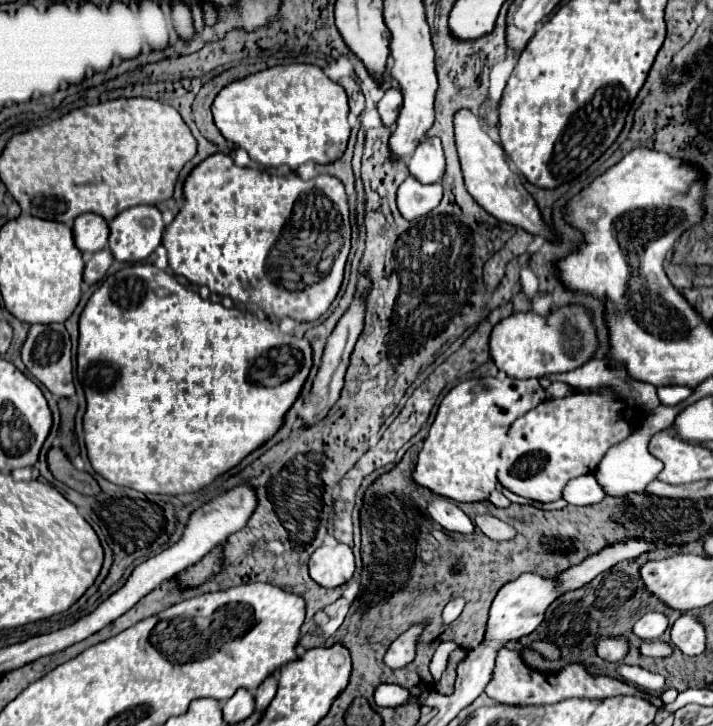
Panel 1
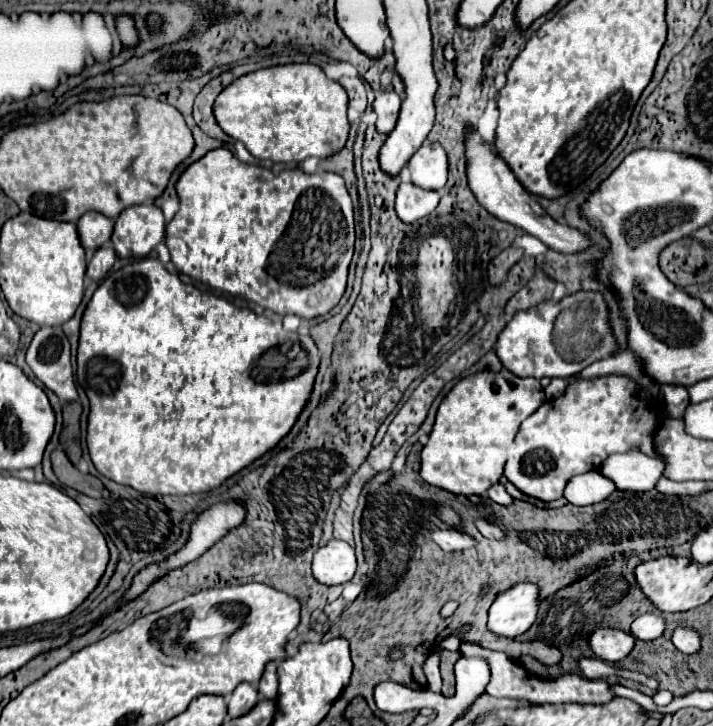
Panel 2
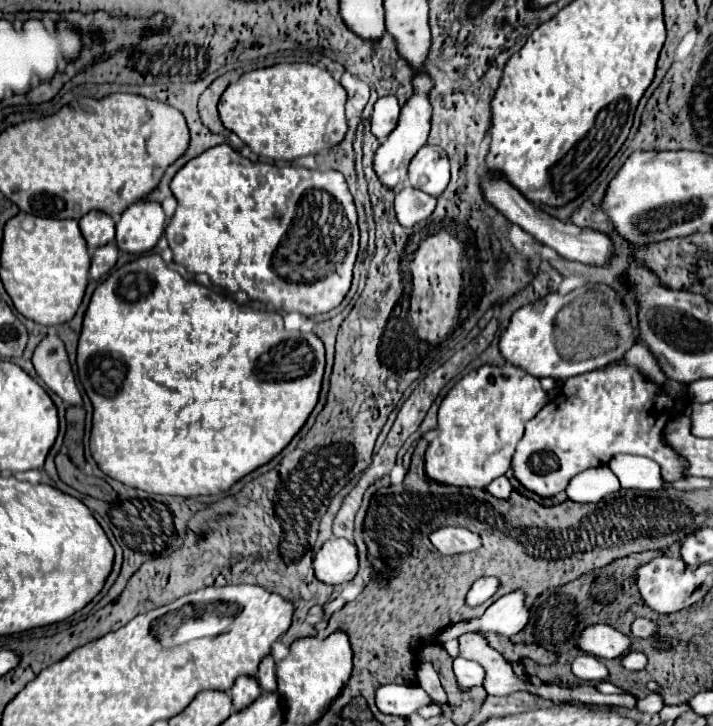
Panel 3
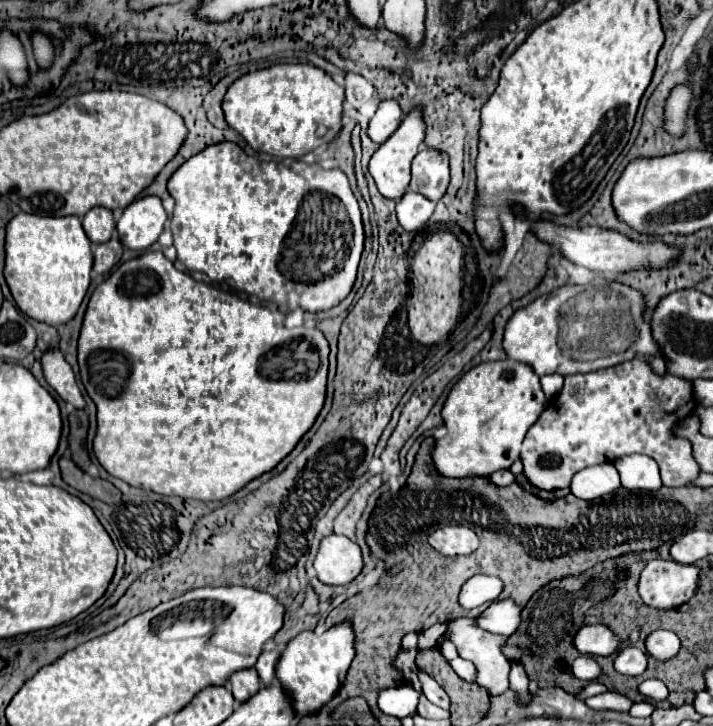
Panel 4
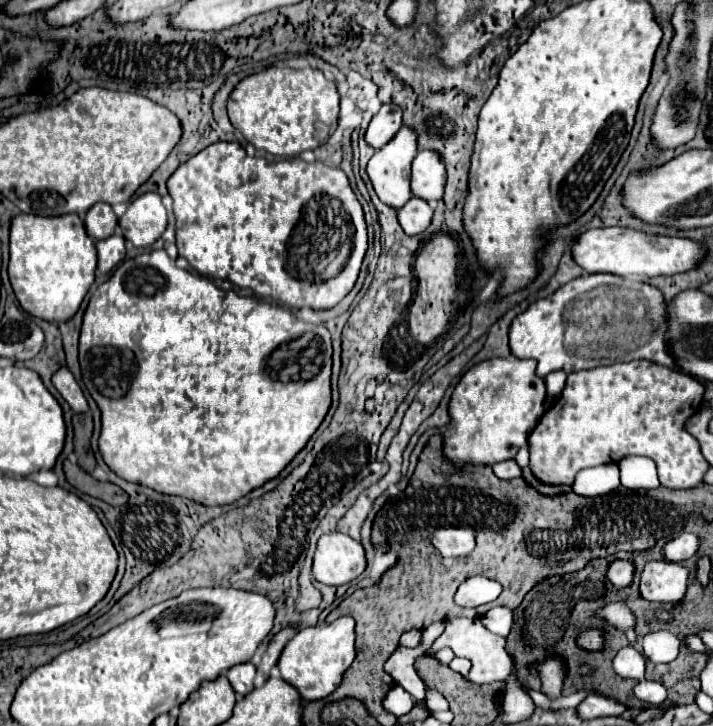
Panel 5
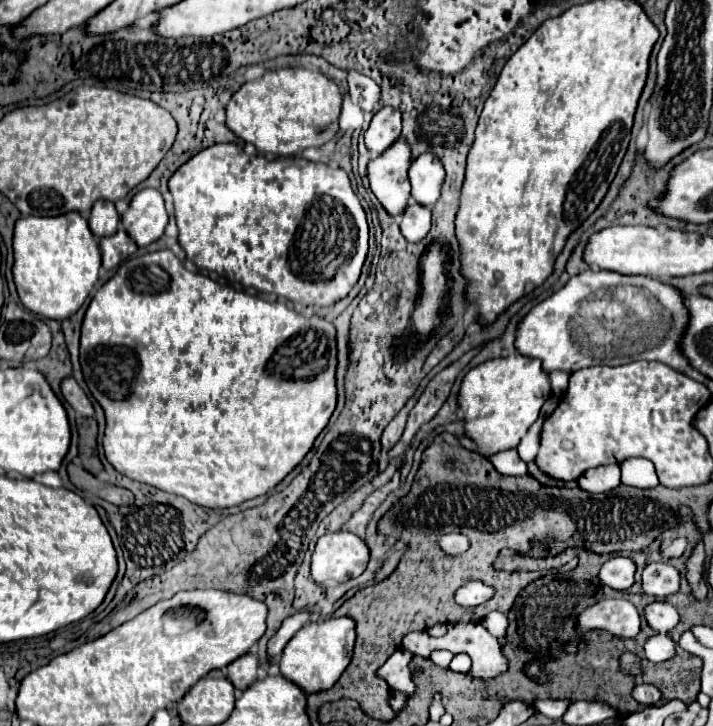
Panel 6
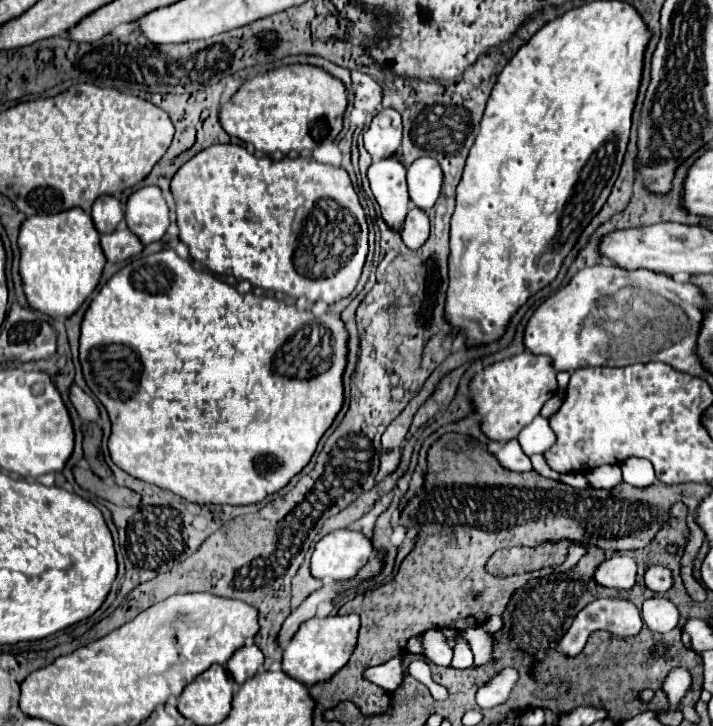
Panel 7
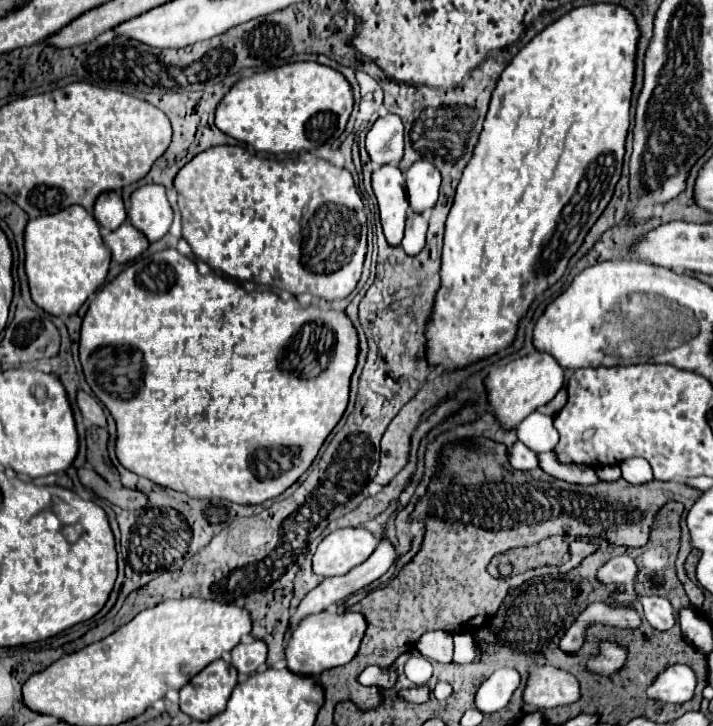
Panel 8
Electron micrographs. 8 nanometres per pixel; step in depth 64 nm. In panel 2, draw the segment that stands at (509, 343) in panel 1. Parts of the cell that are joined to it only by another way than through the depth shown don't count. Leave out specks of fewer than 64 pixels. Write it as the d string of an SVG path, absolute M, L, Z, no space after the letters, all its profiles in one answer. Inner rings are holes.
M564 298L560 302L544 300L538 306L532 306L528 310L520 310L514 314L514 318L506 324L506 328L498 336L496 354L504 368L514 372L516 376L532 376L532 378L572 378L578 372L582 372L586 366L604 360L612 356L618 348L600 348L600 352L592 352L588 360L564 360L564 354L560 354L560 348L556 348L556 332L552 324L556 324L556 316L560 314L560 308L564 308Z

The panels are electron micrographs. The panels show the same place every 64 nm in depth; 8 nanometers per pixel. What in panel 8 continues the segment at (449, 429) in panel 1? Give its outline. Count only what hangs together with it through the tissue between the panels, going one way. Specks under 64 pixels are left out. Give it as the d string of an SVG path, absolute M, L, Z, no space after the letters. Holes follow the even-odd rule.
M534 350L532 354L522 356L522 358L510 362L506 366L494 370L486 378L492 412L504 424L504 428L514 428L532 410L536 410L542 404L548 404L564 388L564 378L566 378L566 370L548 352Z

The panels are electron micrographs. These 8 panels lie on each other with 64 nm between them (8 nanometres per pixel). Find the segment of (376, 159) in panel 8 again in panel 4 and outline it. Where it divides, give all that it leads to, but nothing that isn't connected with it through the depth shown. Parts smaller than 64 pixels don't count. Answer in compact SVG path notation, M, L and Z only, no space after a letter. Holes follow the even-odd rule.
M396 100L380 102L378 112L374 114L374 118L370 120L370 126L368 126L370 140L376 144L384 144L396 132L402 118L404 116L402 116L402 110Z

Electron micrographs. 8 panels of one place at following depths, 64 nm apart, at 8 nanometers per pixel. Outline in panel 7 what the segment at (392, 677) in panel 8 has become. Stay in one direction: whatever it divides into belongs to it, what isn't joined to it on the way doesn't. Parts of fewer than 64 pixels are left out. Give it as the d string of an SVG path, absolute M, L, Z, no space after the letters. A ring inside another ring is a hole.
M402 656L392 658L392 660L390 660L388 664L384 664L384 666L370 667L365 671L366 680L382 686L386 692L396 690L396 688L400 686L400 682L402 682L402 676L404 676Z

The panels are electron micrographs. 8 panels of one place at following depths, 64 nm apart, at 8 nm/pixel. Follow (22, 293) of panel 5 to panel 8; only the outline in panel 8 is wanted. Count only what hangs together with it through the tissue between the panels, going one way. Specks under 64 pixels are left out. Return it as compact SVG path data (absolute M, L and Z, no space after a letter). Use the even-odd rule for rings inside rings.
M70 206L56 214L30 220L24 234L24 250L26 250L26 274L30 282L32 300L40 308L44 308L48 314L54 314L54 316L76 314L80 306L88 300L88 296L94 294L96 288L106 280L108 270L110 270L110 250L106 248L102 240L100 224L82 206Z

